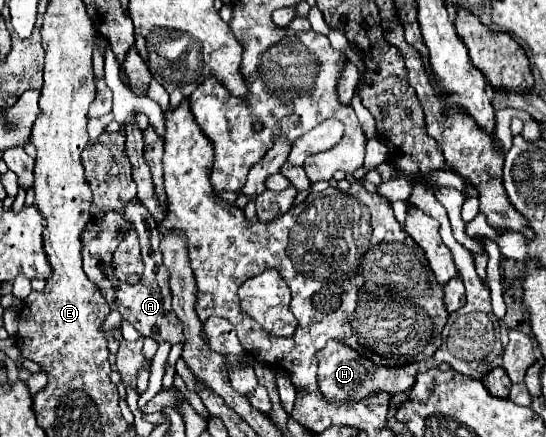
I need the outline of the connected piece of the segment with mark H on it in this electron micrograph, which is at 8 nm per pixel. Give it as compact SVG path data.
M329 341L323 351L319 351L319 385L323 395L329 401L343 403L345 399L359 401L371 393L377 391L387 391L387 393L399 393L399 391L409 391L415 385L415 377L419 373L419 365L411 363L405 367L375 367L371 361L365 357L359 357L353 349L347 349L345 345L337 341Z

